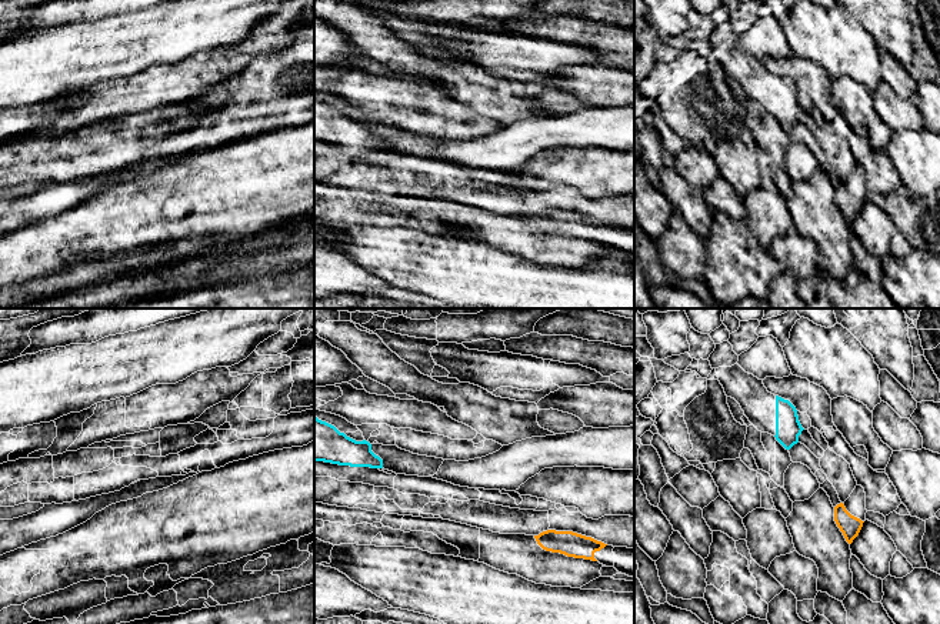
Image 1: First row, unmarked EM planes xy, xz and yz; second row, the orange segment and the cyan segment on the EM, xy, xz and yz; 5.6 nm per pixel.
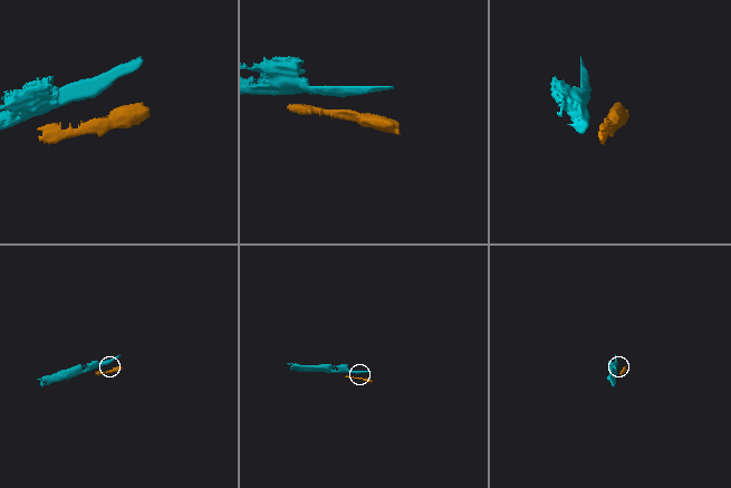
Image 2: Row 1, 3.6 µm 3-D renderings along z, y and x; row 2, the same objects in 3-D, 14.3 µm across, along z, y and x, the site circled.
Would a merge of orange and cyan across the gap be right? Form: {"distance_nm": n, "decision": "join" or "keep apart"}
{"distance_nm": 420, "decision": "keep apart"}

